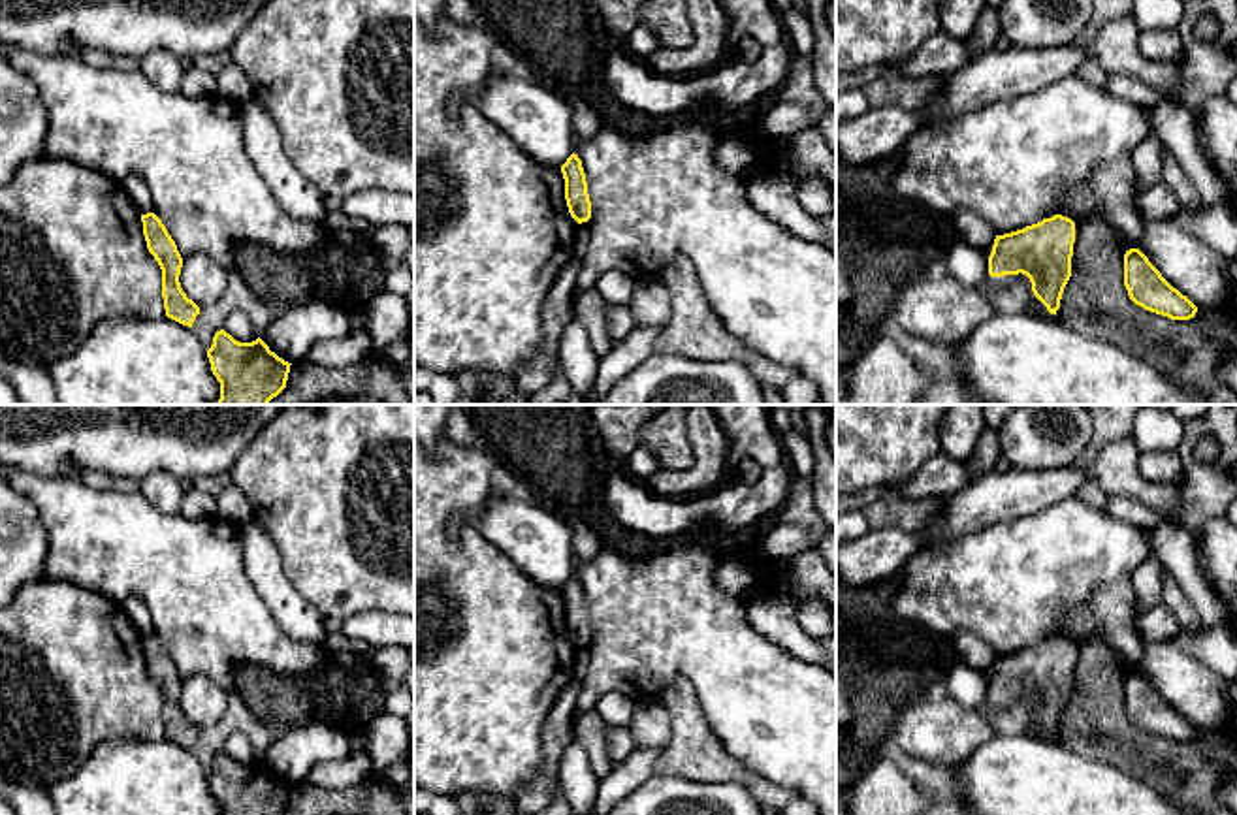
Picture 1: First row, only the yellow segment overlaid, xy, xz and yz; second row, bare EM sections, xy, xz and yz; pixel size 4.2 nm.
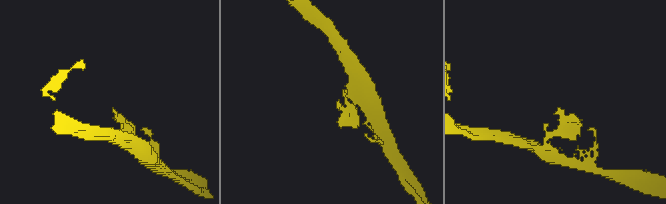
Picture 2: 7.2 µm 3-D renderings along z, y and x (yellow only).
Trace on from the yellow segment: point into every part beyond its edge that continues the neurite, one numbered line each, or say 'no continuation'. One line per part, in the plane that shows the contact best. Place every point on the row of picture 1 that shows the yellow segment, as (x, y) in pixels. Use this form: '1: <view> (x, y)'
no continuation

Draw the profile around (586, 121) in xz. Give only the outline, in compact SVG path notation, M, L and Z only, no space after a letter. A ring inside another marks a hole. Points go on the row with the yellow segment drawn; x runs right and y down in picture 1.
M578 94L569 96L572 107L572 128L580 137L595 137L602 126L601 115Z

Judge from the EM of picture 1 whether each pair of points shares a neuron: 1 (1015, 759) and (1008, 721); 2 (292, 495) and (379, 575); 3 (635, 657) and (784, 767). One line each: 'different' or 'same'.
1: different
2: same
3: same

